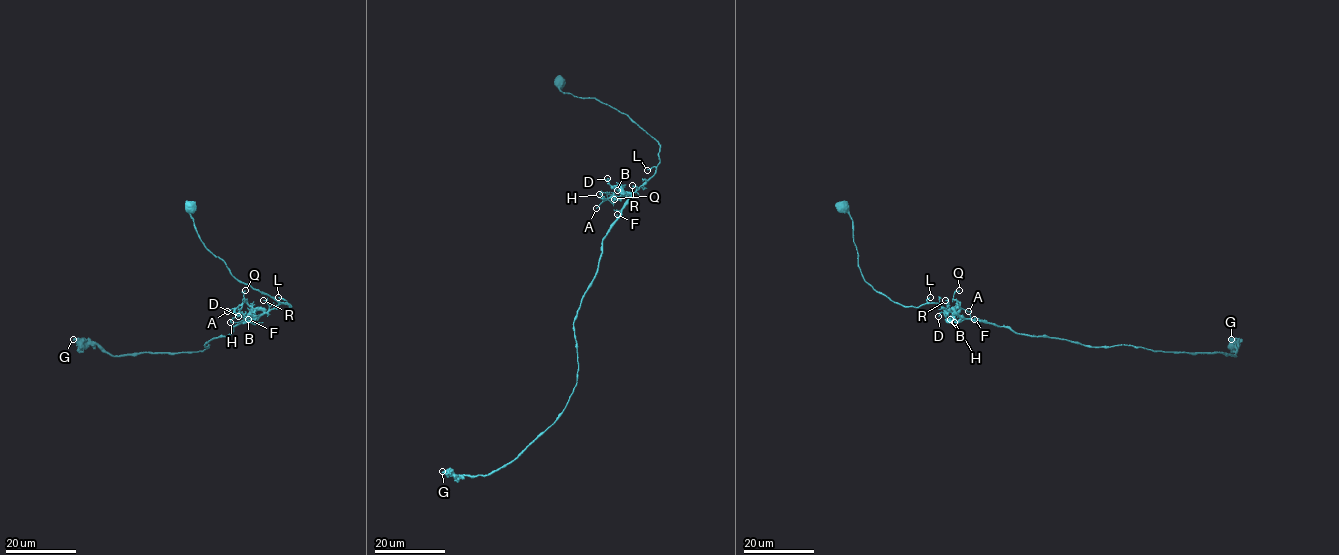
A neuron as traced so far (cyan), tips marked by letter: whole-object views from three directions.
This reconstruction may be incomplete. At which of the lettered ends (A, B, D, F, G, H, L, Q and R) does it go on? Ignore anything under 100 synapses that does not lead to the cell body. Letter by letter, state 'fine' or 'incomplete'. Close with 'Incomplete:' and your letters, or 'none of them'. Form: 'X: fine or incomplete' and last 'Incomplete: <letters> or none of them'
A: fine
B: fine
D: fine
F: fine
G: fine
H: fine
L: fine
Q: fine
R: fine
Incomplete: none of them

